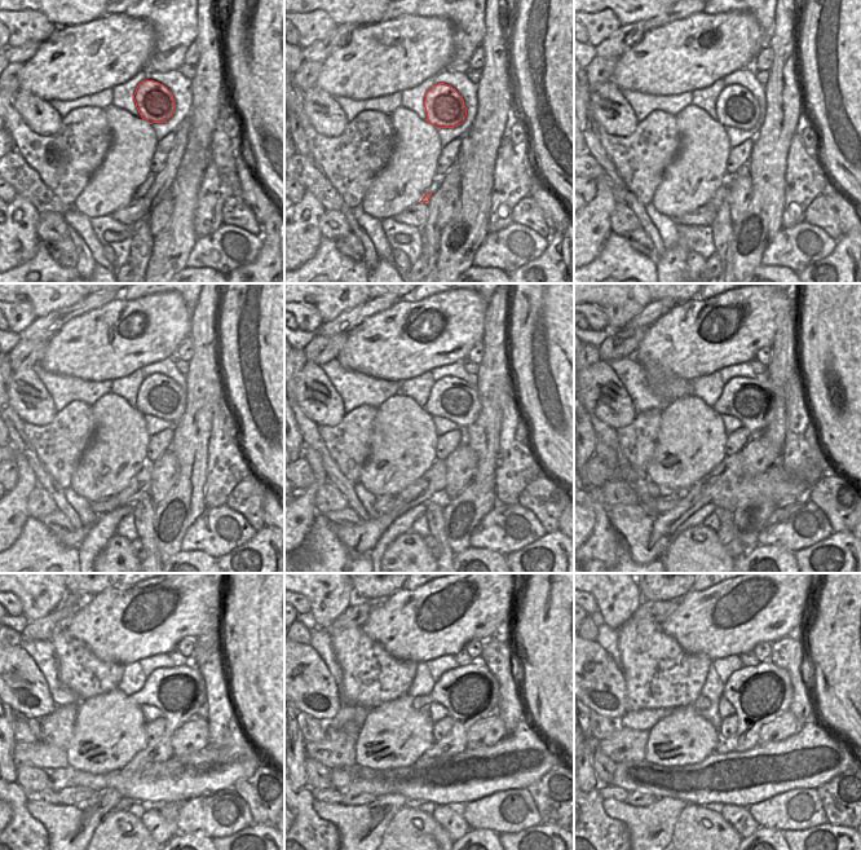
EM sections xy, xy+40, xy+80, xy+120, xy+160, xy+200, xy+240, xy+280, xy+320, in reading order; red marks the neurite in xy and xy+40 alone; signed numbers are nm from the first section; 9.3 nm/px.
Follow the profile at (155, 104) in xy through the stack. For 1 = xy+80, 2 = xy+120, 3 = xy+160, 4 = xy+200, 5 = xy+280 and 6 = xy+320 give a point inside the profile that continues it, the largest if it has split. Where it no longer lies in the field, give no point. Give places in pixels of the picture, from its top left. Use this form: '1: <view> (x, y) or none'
1: xy+80 (736, 106)
2: xy+120 (158, 395)
3: xy+160 (450, 397)
4: xy+200 (751, 400)
5: xy+280 (471, 692)
6: xy+320 (759, 694)

